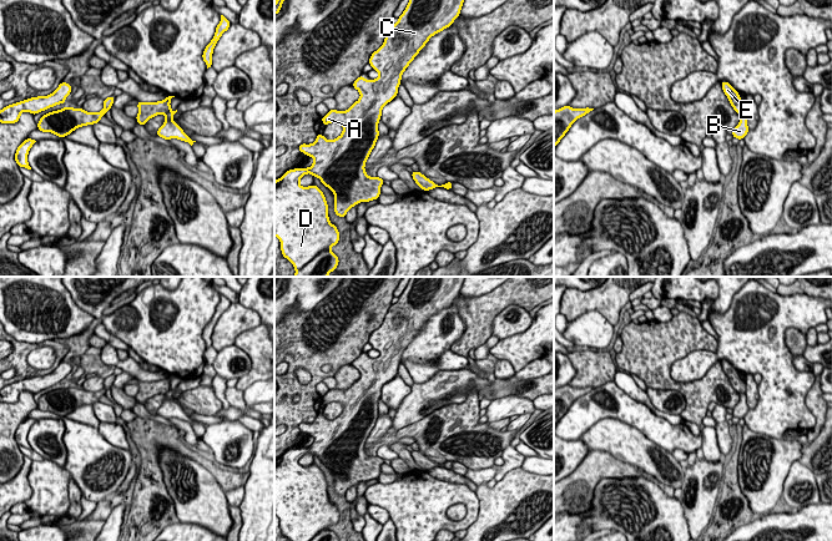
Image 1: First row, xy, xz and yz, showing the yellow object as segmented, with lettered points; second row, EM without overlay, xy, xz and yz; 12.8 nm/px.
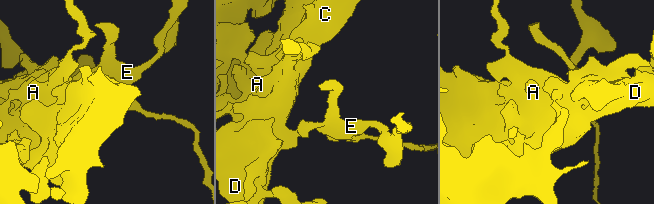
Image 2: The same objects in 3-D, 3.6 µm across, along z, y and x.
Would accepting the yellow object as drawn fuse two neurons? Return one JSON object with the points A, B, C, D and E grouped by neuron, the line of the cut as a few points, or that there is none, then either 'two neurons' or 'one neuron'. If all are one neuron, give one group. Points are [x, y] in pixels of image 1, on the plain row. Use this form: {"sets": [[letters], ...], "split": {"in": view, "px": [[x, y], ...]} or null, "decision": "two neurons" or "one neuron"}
{"sets": [["A", "C", "D", "E"], ["B"]], "split": {"in": "xy", "px": [[170, 389], [166, 394]]}, "decision": "two neurons"}

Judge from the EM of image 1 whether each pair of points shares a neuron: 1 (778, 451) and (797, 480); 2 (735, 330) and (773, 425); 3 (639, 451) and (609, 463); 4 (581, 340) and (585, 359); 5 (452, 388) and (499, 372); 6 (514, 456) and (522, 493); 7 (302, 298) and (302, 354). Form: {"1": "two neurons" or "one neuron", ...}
{"1": "two neurons", "2": "one neuron", "3": "two neurons", "4": "two neurons", "5": "two neurons", "6": "two neurons", "7": "two neurons"}

